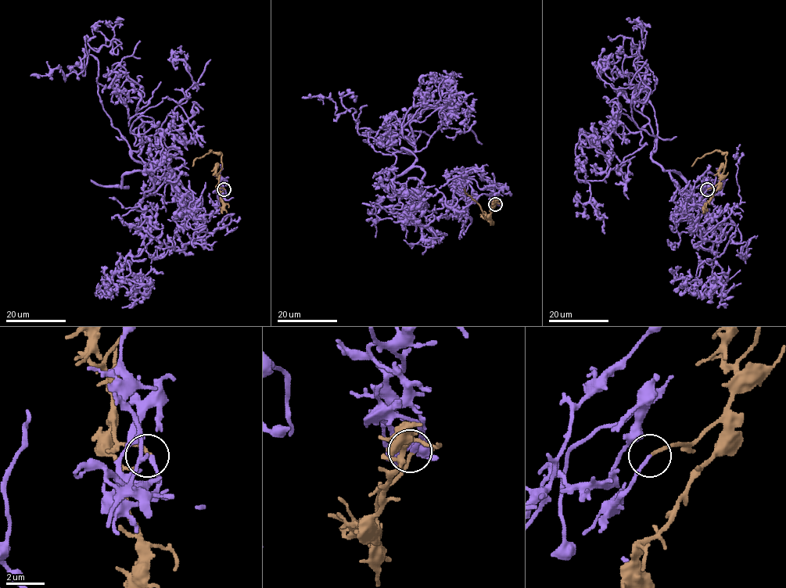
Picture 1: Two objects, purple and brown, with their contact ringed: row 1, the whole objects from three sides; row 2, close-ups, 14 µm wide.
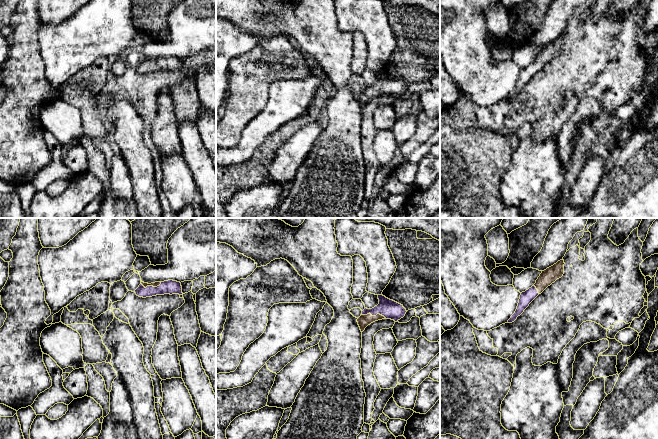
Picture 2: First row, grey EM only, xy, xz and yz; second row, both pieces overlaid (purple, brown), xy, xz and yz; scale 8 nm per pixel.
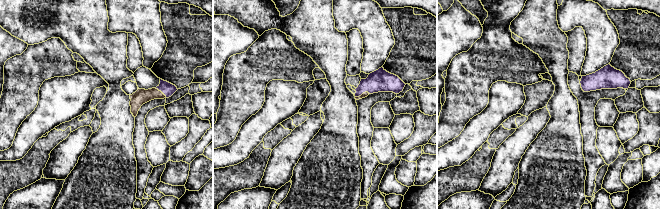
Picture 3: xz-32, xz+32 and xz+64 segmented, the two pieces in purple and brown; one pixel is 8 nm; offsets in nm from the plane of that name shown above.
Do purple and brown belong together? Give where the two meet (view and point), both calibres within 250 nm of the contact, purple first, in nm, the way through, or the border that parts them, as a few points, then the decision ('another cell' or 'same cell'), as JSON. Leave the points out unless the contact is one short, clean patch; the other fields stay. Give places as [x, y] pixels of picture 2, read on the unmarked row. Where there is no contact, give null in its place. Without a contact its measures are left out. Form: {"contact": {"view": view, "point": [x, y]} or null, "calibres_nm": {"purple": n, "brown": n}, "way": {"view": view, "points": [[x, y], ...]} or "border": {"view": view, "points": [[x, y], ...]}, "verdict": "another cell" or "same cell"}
{"contact": {"view": "xz", "point": [374, 91]}, "calibres_nm": {"purple": 150, "brown": 100}, "verdict": "another cell"}

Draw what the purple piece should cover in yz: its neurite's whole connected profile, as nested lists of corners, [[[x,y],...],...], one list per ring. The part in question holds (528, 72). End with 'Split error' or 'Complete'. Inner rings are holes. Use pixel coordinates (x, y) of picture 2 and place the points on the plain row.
[[[532,62],[520,71],[519,79],[515,89],[511,92],[507,99],[514,98],[518,92],[520,92],[529,80],[539,71],[535,62]]]. Complete

